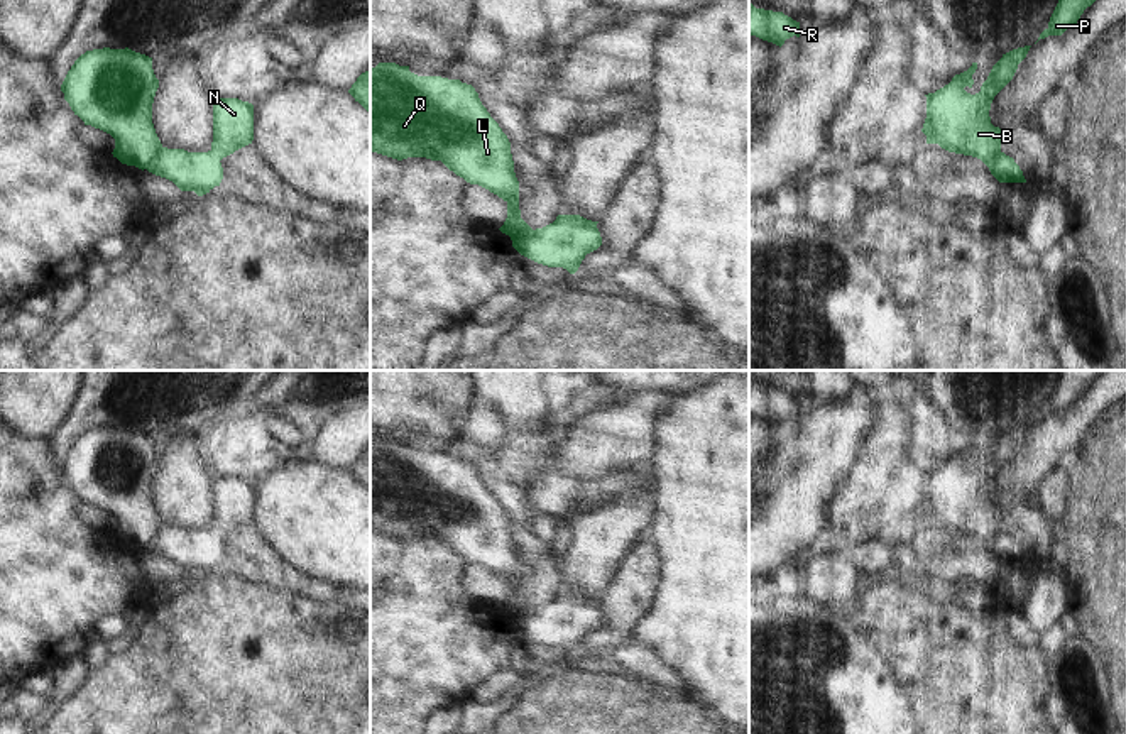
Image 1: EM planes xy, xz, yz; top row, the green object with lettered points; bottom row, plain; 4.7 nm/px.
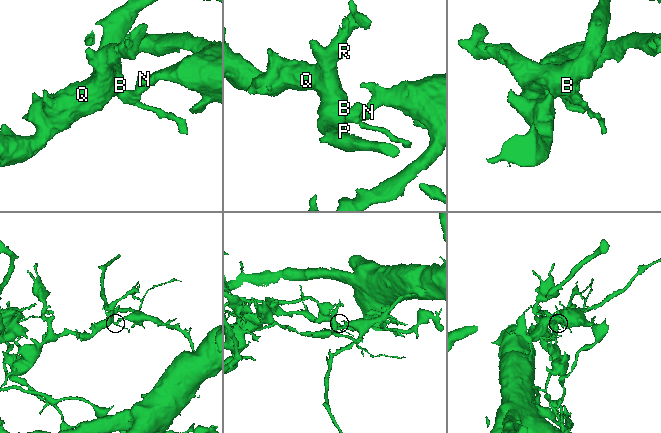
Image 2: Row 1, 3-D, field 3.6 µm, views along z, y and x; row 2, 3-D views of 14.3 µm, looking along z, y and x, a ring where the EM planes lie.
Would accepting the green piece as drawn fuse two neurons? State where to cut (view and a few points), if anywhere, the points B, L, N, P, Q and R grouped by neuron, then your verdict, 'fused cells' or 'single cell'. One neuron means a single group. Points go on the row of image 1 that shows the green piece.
cut xy (161, 146), (156, 158), (146, 168); groups B L P Q R / N; fused cells

